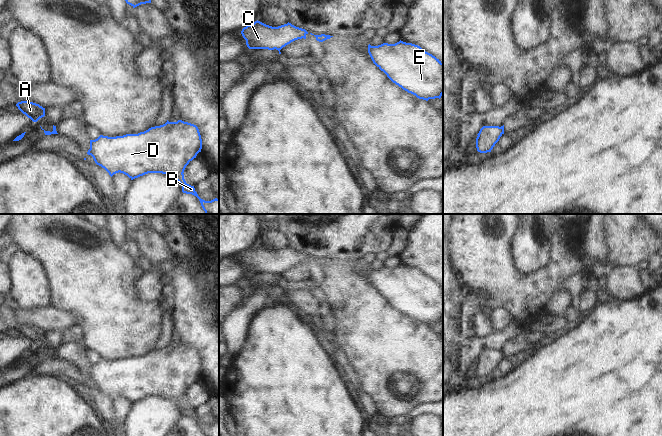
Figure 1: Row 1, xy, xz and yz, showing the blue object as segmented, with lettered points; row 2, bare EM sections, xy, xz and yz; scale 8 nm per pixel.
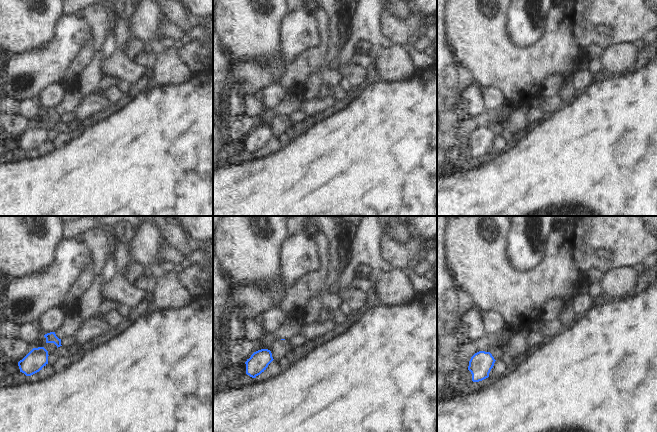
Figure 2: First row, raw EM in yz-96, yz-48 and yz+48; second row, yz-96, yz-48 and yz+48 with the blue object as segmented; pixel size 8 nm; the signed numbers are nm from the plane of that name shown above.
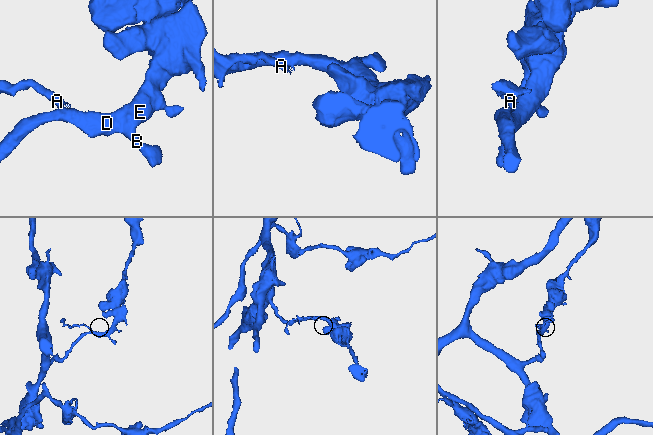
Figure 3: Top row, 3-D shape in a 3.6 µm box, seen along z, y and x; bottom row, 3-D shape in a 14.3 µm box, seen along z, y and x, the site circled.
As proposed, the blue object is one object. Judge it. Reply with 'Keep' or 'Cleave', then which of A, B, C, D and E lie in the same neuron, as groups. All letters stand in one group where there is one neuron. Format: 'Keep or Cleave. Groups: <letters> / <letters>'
Cleave. Groups: A / B C D E

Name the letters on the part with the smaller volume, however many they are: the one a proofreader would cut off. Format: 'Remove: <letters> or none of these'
Remove: A

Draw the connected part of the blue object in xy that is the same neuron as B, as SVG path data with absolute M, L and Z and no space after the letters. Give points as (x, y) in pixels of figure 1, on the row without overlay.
M178 344L167 346L160 350L151 351L138 358L108 361L100 359L95 364L90 364L91 379L95 387L104 392L112 401L116 397L123 397L131 404L148 397L162 397L176 403L182 410L182 416L196 420L205 436L219 436L219 423L211 425L201 423L194 410L186 407L184 394L186 390L201 376L202 363L196 349Z

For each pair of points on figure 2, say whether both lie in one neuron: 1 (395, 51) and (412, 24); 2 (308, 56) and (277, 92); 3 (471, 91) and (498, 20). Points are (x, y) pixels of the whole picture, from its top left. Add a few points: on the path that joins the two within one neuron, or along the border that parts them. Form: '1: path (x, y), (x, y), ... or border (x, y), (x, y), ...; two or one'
1: border (393, 43), (401, 46); two
2: border (274, 83), (278, 84), (287, 93); two
3: border (474, 81), (481, 88); two

